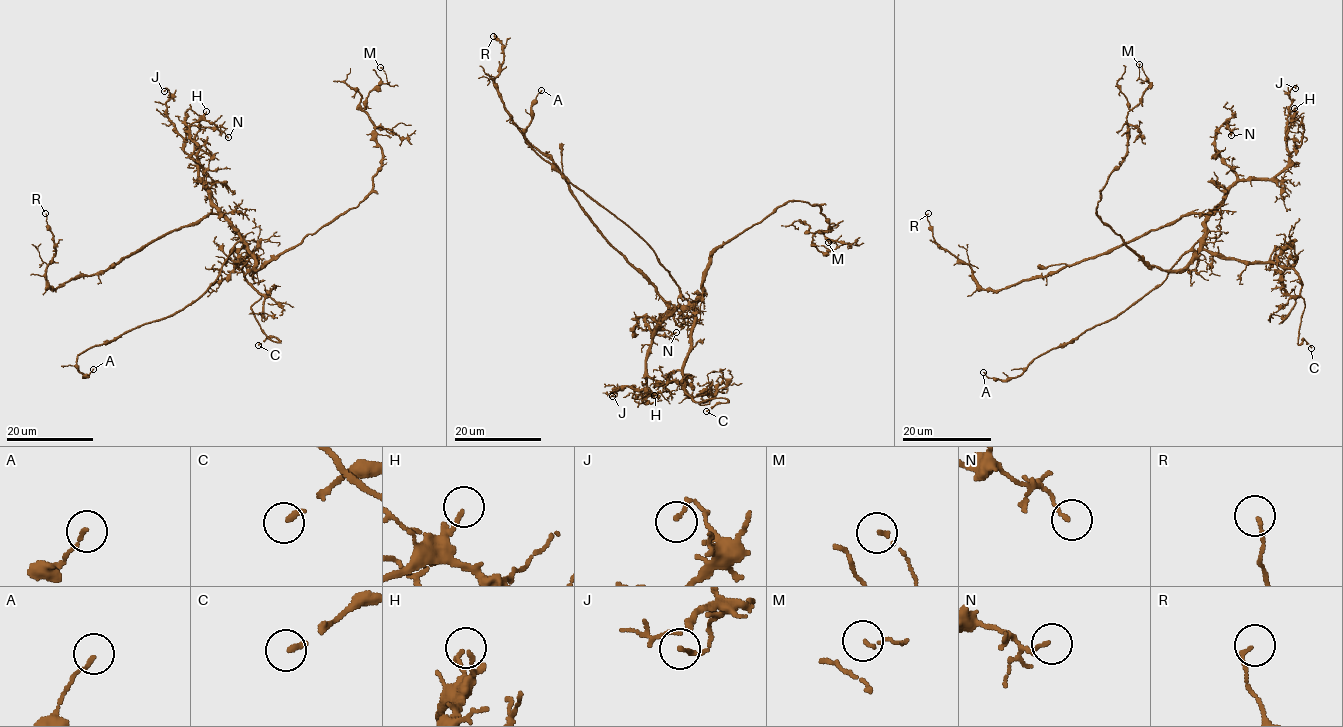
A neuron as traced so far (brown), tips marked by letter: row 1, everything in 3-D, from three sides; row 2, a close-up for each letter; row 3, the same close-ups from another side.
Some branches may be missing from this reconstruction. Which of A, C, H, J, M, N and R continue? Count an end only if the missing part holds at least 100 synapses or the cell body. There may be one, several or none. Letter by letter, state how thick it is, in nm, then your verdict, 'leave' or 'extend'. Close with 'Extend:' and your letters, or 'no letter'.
A: 120 nm thick; leave
C: 180 nm thick; extend
H: 130 nm thick; leave
J: 140 nm thick; leave
M: 70 nm thick; leave
N: 110 nm thick; leave
R: 100 nm thick; leave
Extend: C

